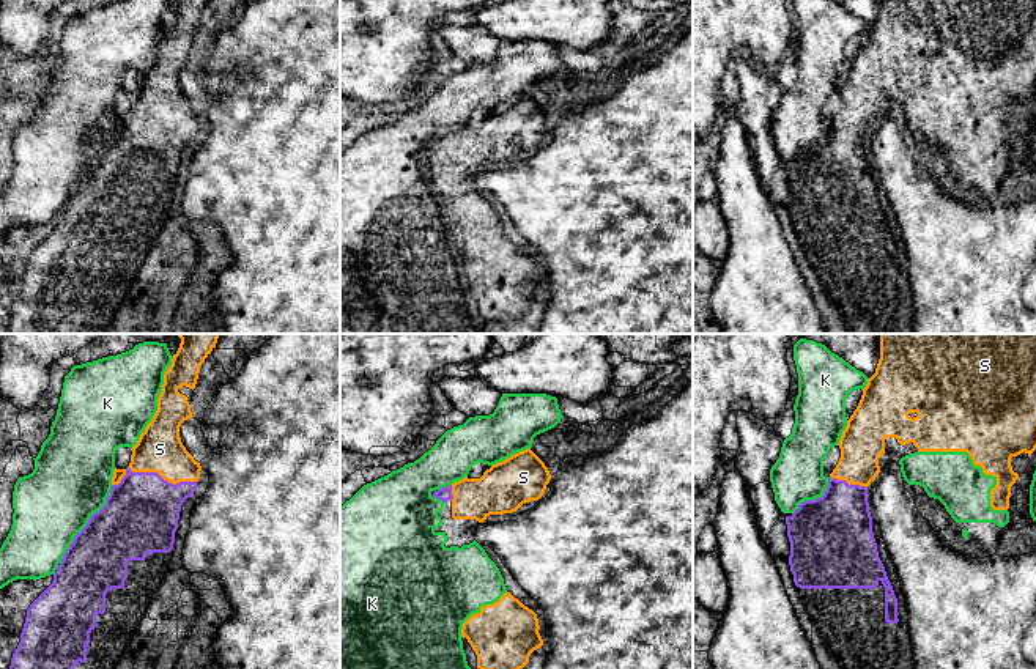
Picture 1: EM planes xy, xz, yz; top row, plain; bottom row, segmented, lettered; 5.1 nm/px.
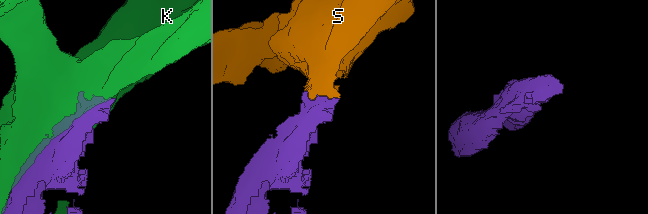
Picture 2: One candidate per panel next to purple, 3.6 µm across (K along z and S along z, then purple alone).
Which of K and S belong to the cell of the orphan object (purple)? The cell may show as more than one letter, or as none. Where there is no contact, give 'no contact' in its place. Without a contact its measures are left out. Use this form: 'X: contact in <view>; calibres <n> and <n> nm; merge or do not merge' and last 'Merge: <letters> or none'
K: contact in xy; calibres 360 and 400 nm; do not merge
S: contact in xy; calibres 380 and 240 nm; merge
Merge: S

